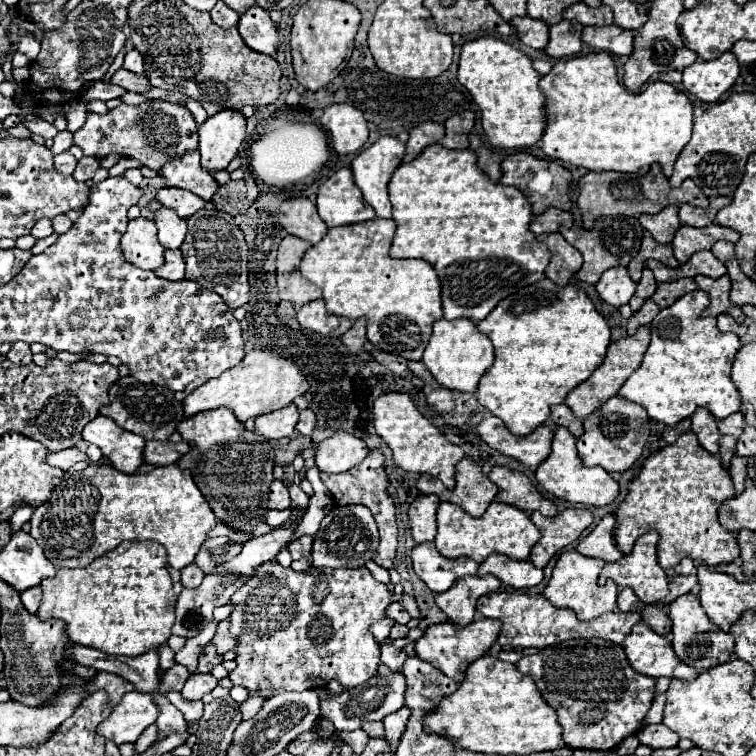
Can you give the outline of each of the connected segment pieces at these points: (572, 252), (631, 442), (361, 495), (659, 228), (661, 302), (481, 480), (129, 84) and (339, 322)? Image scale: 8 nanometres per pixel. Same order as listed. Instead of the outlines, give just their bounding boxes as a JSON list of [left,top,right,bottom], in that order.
[[540,233,582,287],[576,395,648,473],[322,451,398,569],[638,205,680,243],[652,277,696,307],[446,457,498,517],[110,67,150,93],[296,299,352,337]]

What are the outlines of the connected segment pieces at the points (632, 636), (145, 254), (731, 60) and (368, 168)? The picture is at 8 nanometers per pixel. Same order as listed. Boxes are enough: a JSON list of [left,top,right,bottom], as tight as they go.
[[624,623,698,681],[120,217,164,269],[682,51,740,103],[352,137,404,219]]

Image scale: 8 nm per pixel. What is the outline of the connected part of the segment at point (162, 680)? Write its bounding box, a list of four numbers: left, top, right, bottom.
[158,665,188,695]

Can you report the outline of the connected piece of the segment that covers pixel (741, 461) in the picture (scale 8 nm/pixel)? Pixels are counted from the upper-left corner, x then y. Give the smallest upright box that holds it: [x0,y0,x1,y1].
[730,455,746,493]

